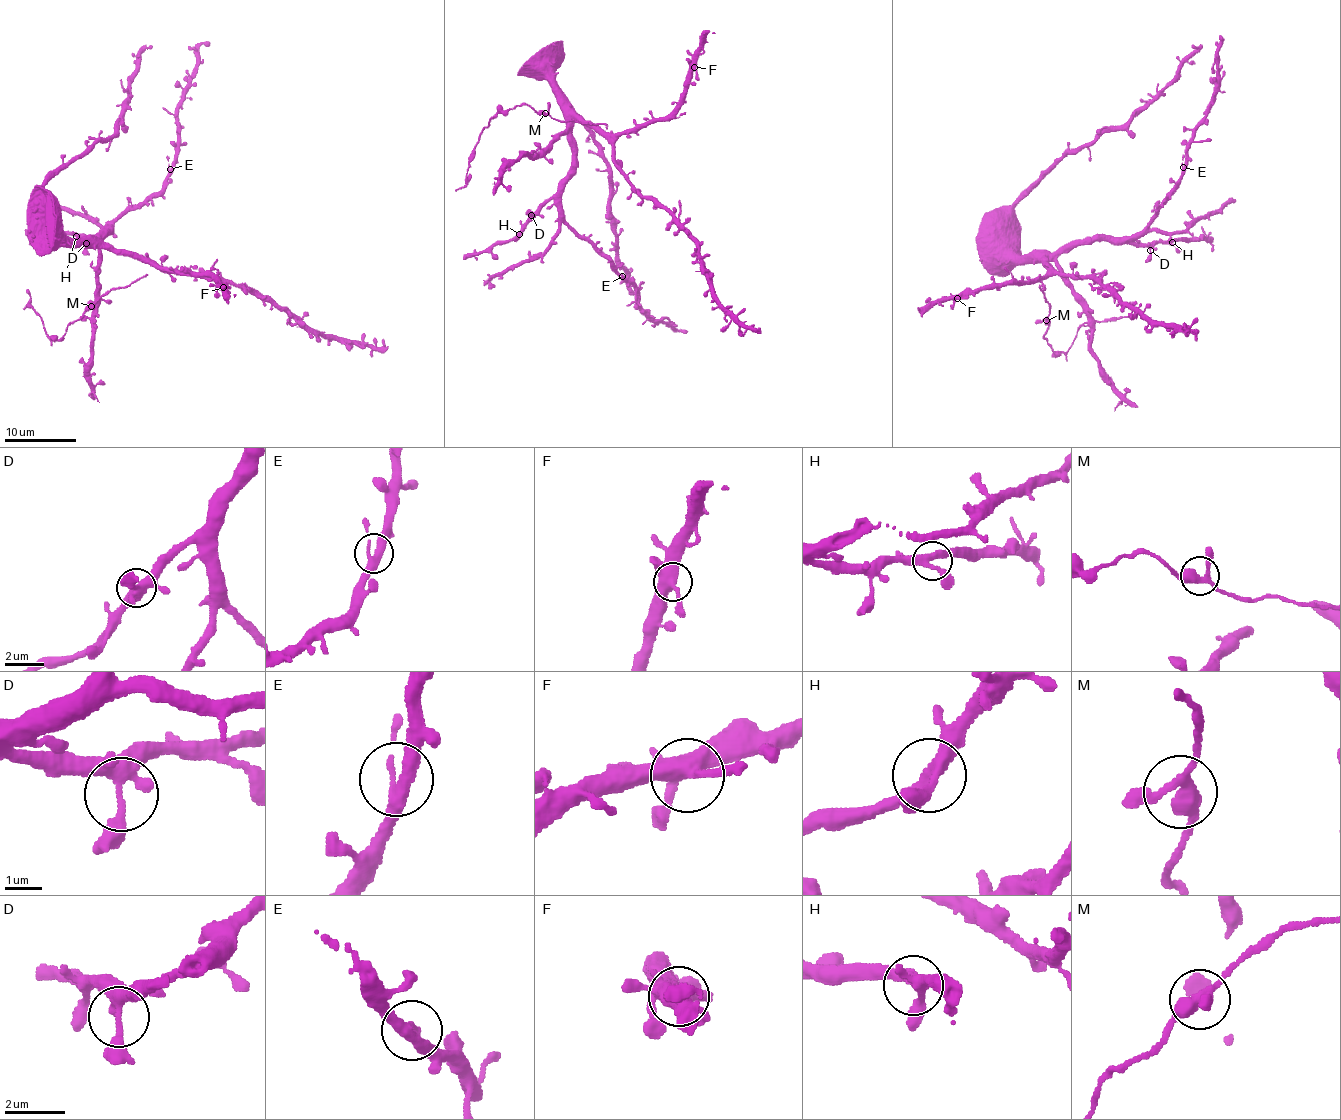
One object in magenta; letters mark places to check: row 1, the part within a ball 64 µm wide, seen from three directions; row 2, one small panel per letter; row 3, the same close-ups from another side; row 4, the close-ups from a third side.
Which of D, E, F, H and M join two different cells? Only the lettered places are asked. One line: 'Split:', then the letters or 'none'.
Split: none

